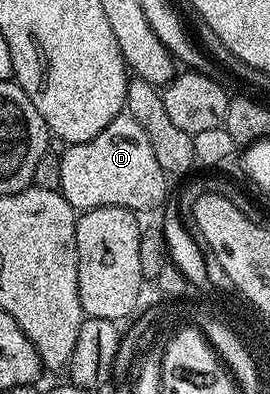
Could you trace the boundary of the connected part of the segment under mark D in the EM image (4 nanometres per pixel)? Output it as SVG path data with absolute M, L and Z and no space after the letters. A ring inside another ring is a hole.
M121 113L111 120L99 136L86 142L75 142L68 147L61 160L61 194L69 201L74 210L84 212L118 206L134 212L153 210L162 205L167 197L165 182L167 176L163 168L159 168L159 160L155 160L155 152L151 148L151 140L147 140L147 132L135 124L128 113Z

